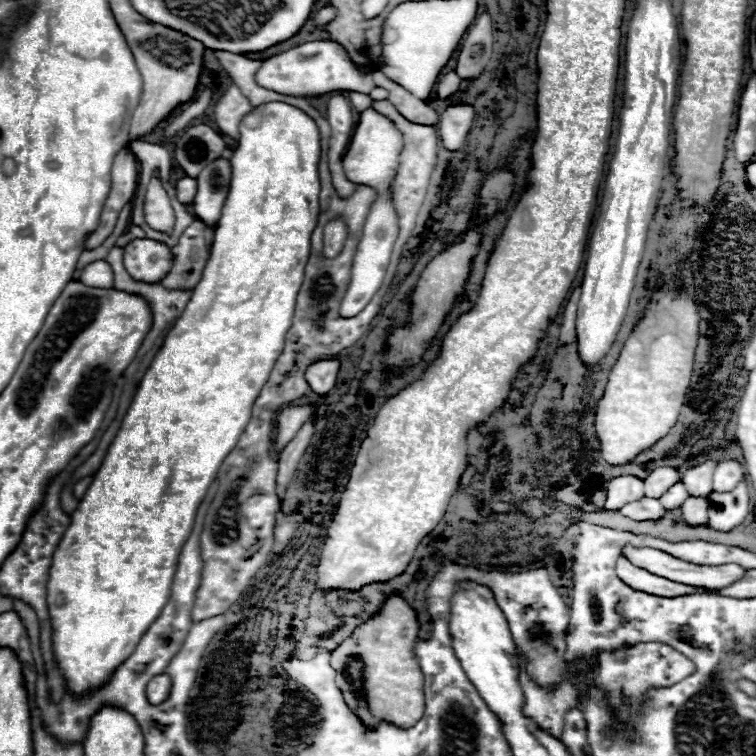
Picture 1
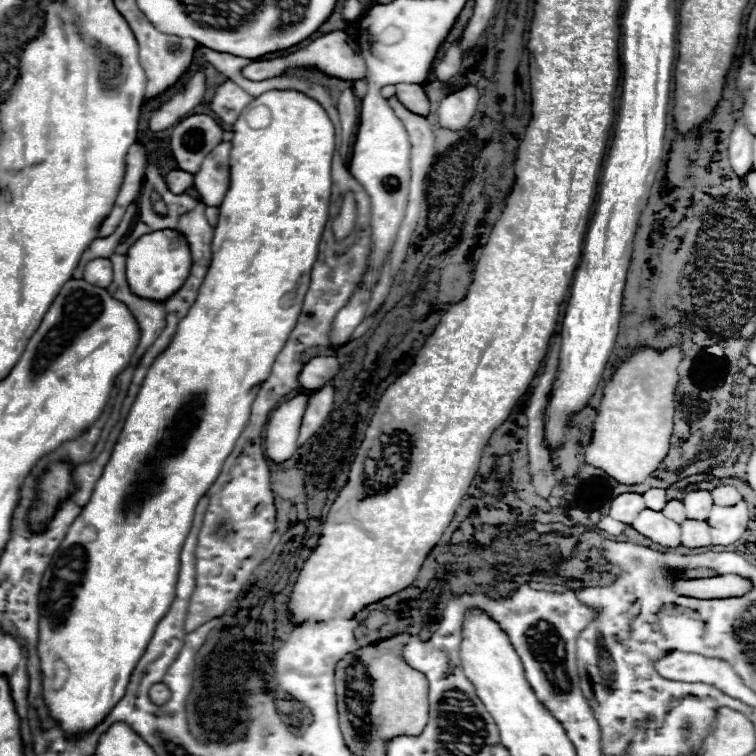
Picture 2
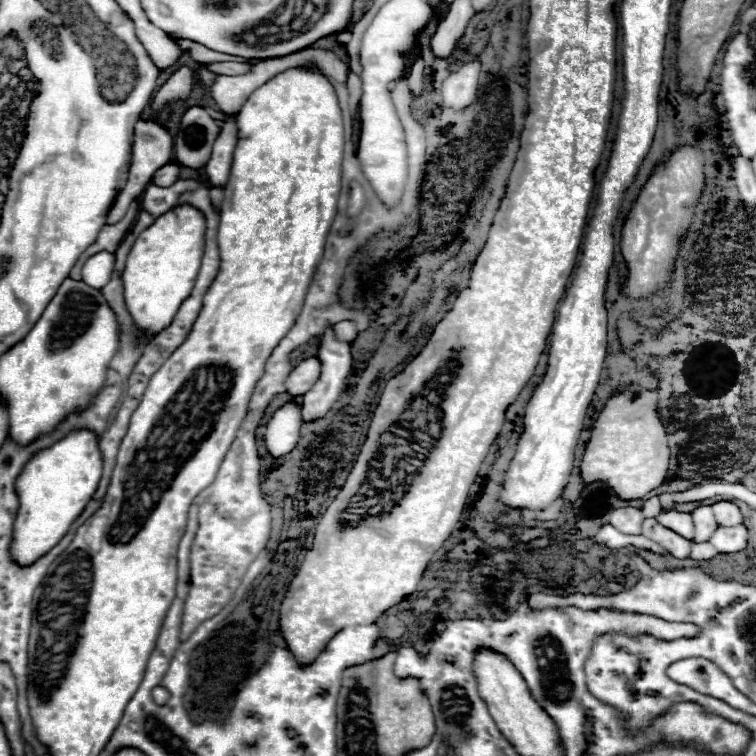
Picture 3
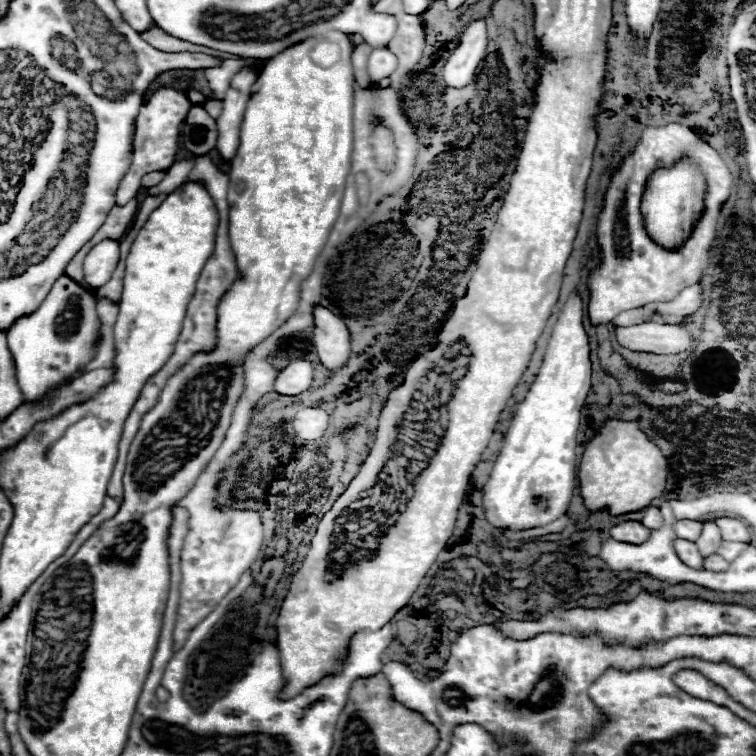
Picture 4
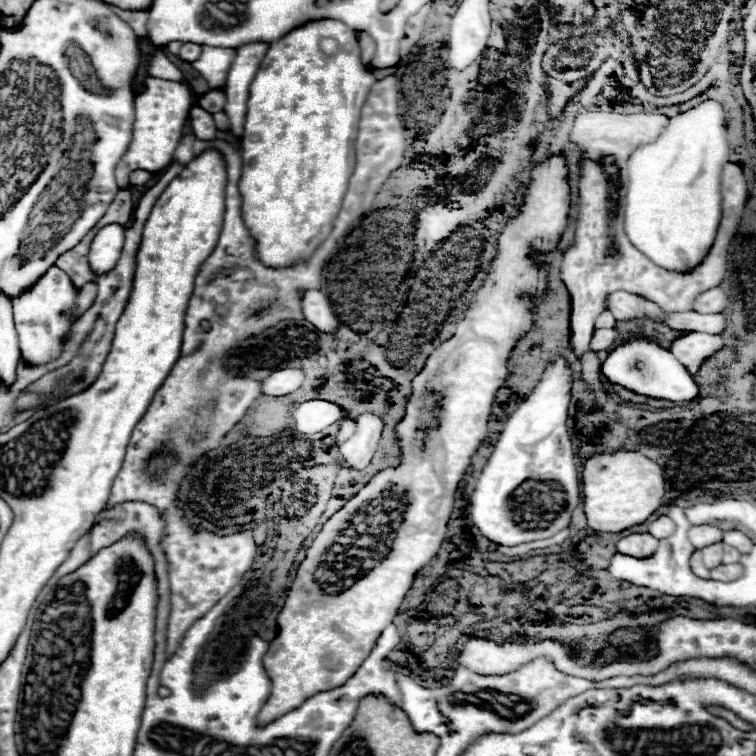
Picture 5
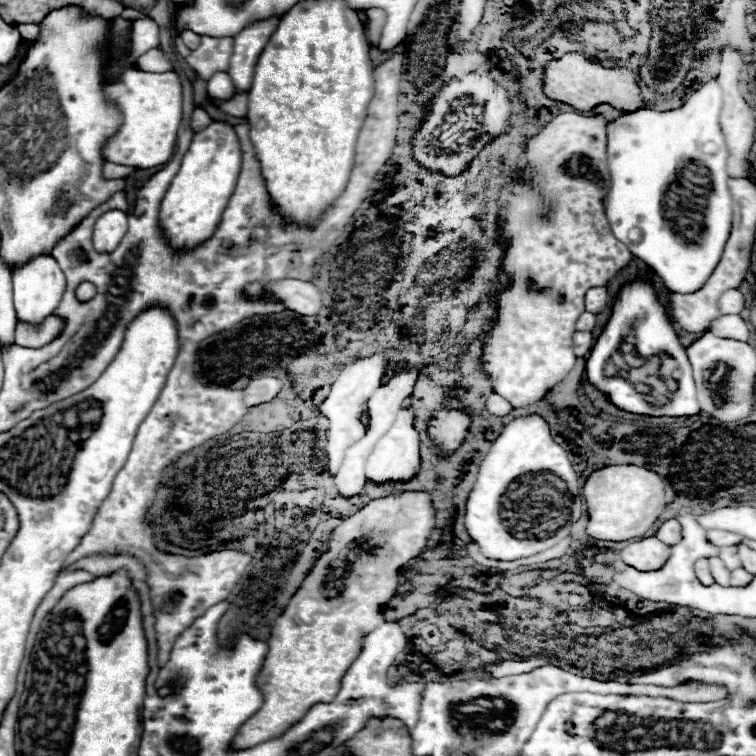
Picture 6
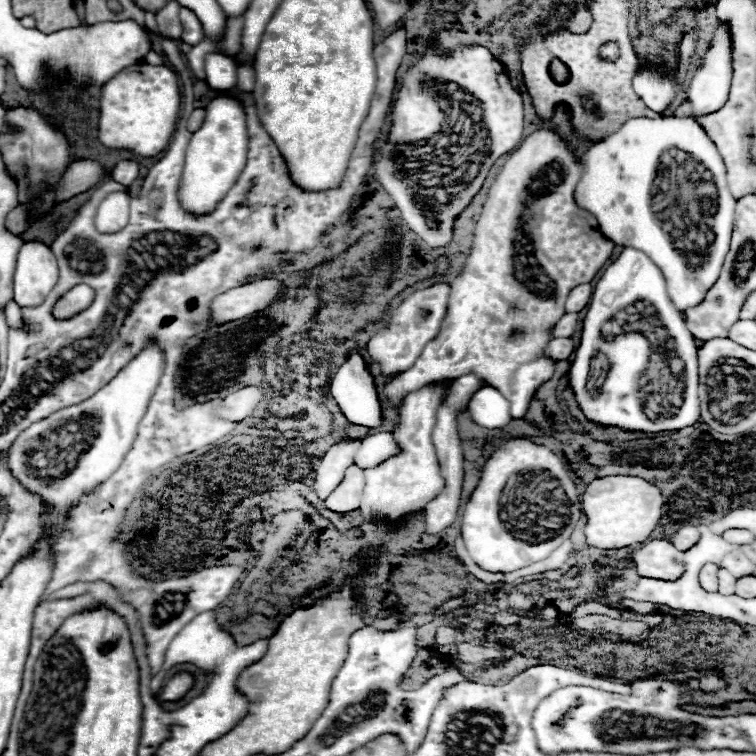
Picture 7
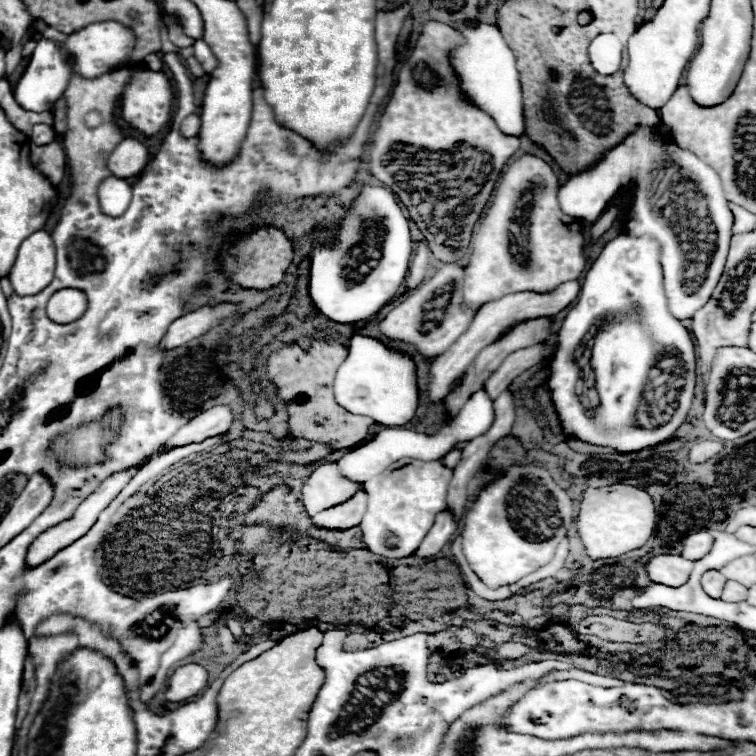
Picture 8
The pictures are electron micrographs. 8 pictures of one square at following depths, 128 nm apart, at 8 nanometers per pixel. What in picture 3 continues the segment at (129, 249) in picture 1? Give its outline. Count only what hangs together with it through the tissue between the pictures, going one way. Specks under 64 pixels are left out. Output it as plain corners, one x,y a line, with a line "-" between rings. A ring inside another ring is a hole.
180,204
168,210
164,216
158,216
154,224
136,238
128,254
122,274
124,302
128,304
128,312
132,312
136,328
140,328
152,340
172,324
178,306
194,288
204,256
204,234
204,214
192,204

